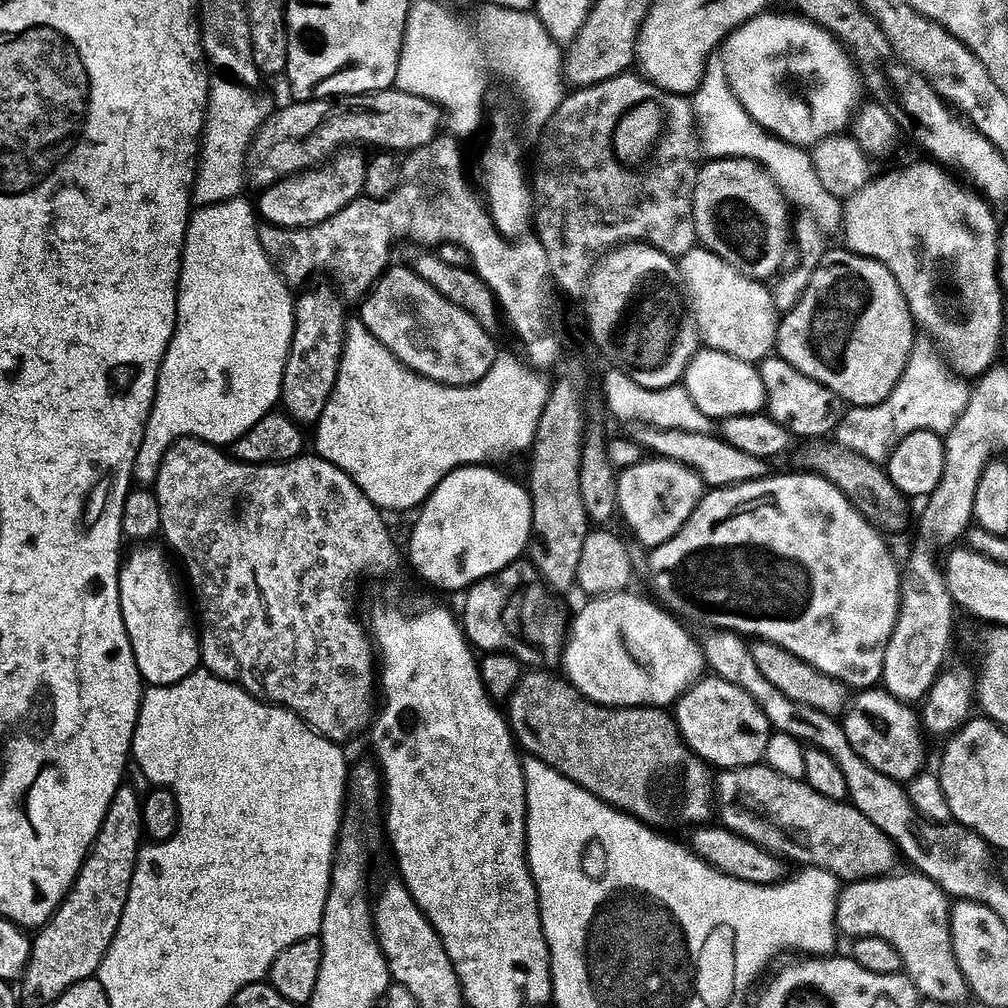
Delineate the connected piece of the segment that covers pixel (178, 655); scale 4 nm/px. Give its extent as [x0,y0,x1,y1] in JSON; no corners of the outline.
[120,542,201,688]

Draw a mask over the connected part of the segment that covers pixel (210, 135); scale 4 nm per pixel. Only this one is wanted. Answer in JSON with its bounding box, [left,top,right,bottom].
[193,76,276,206]

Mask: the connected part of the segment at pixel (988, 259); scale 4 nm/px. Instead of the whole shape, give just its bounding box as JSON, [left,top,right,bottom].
[842,163,1006,378]

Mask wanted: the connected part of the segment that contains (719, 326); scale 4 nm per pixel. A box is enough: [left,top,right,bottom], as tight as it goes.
[681,246,782,364]

